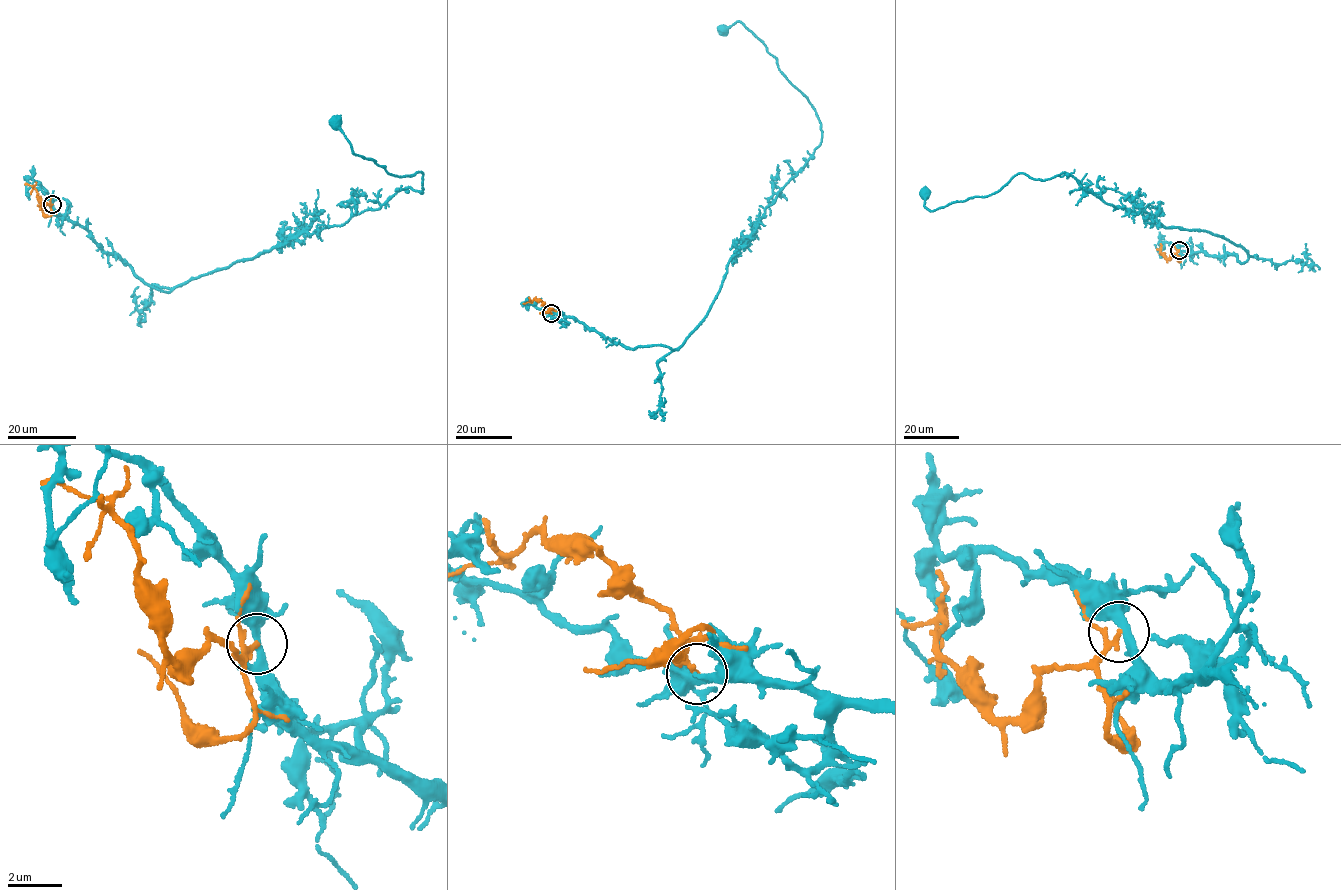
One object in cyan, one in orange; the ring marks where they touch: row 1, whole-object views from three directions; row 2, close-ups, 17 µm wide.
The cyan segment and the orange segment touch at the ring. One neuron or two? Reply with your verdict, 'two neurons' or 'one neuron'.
two neurons

